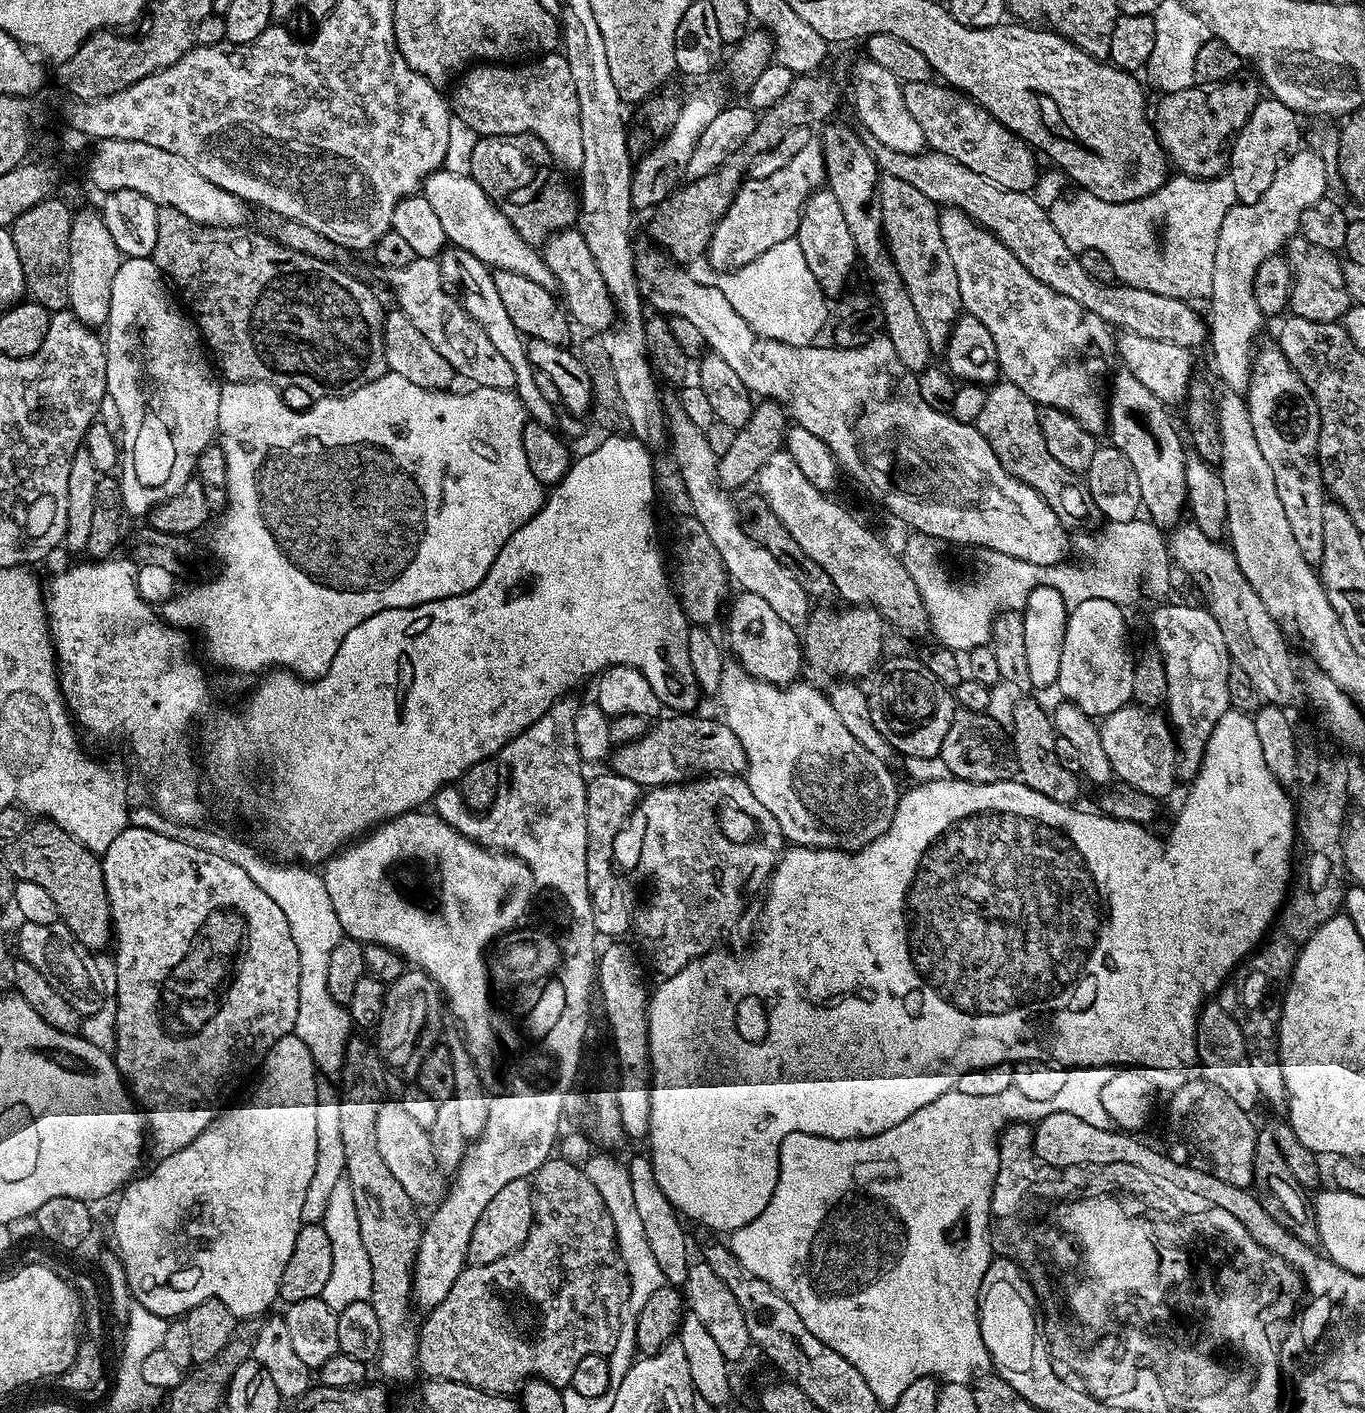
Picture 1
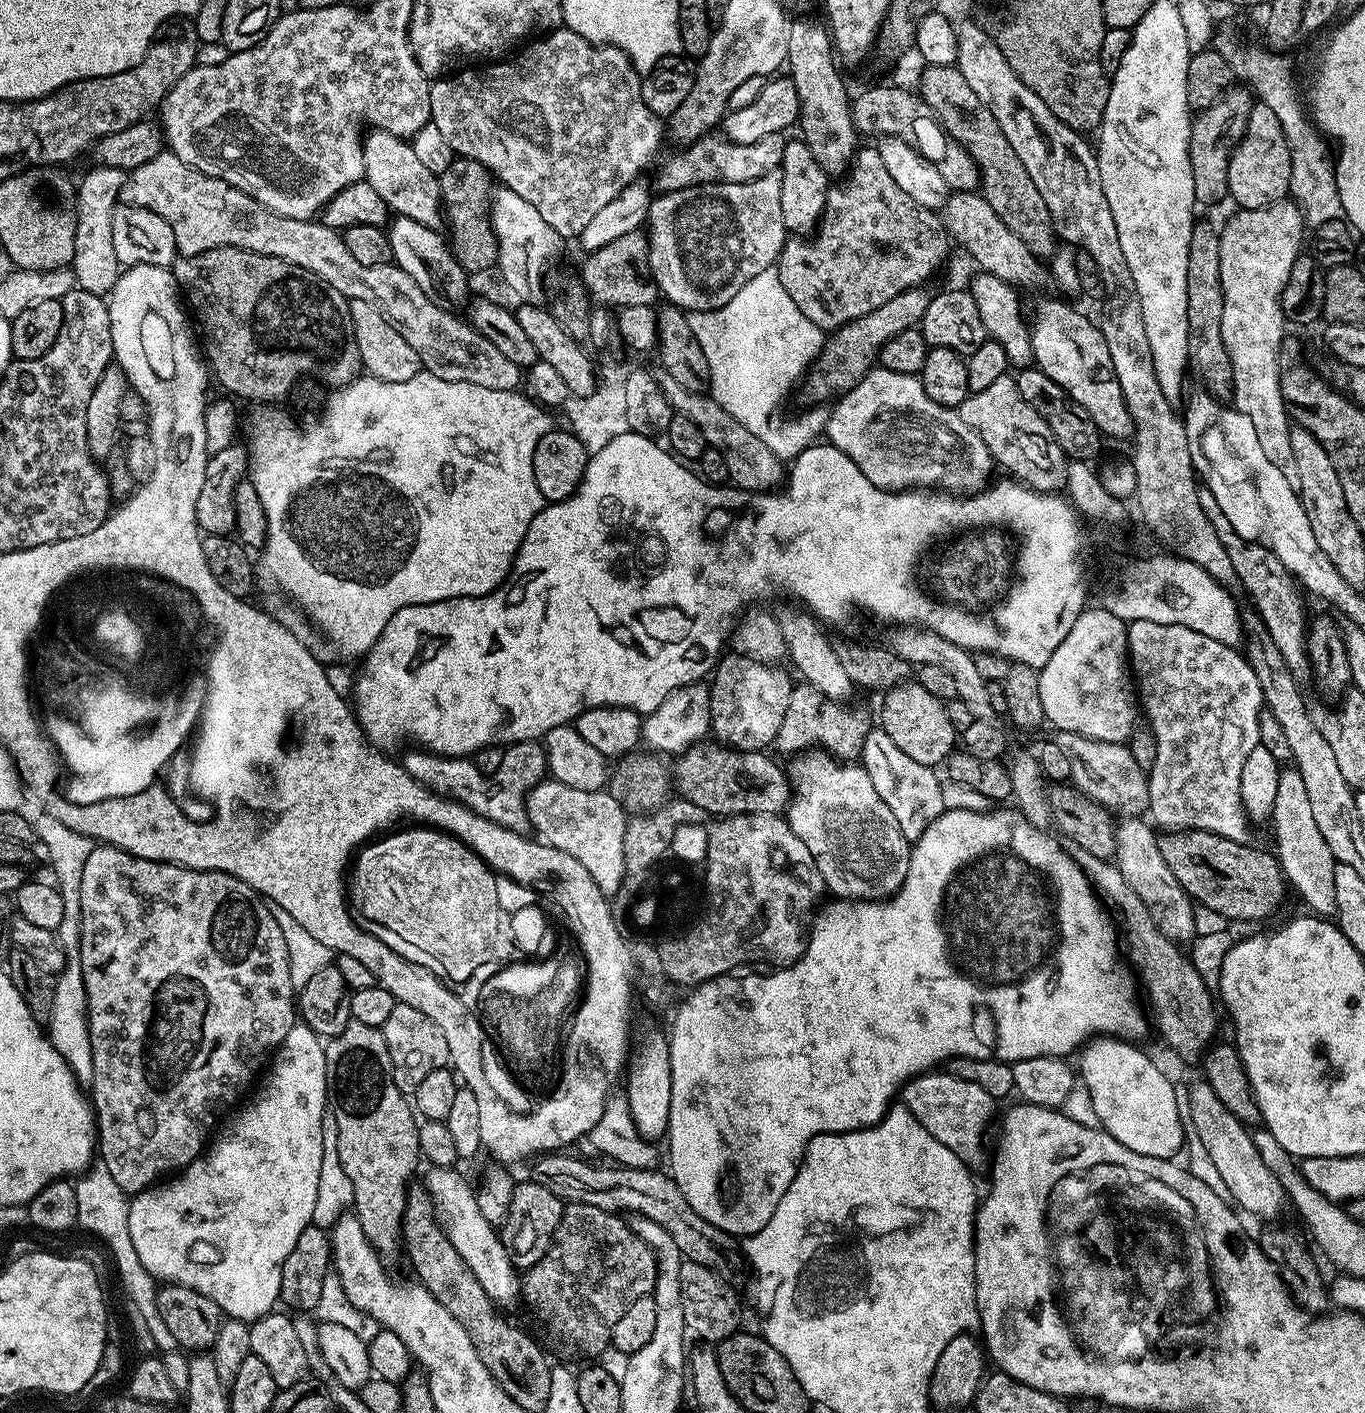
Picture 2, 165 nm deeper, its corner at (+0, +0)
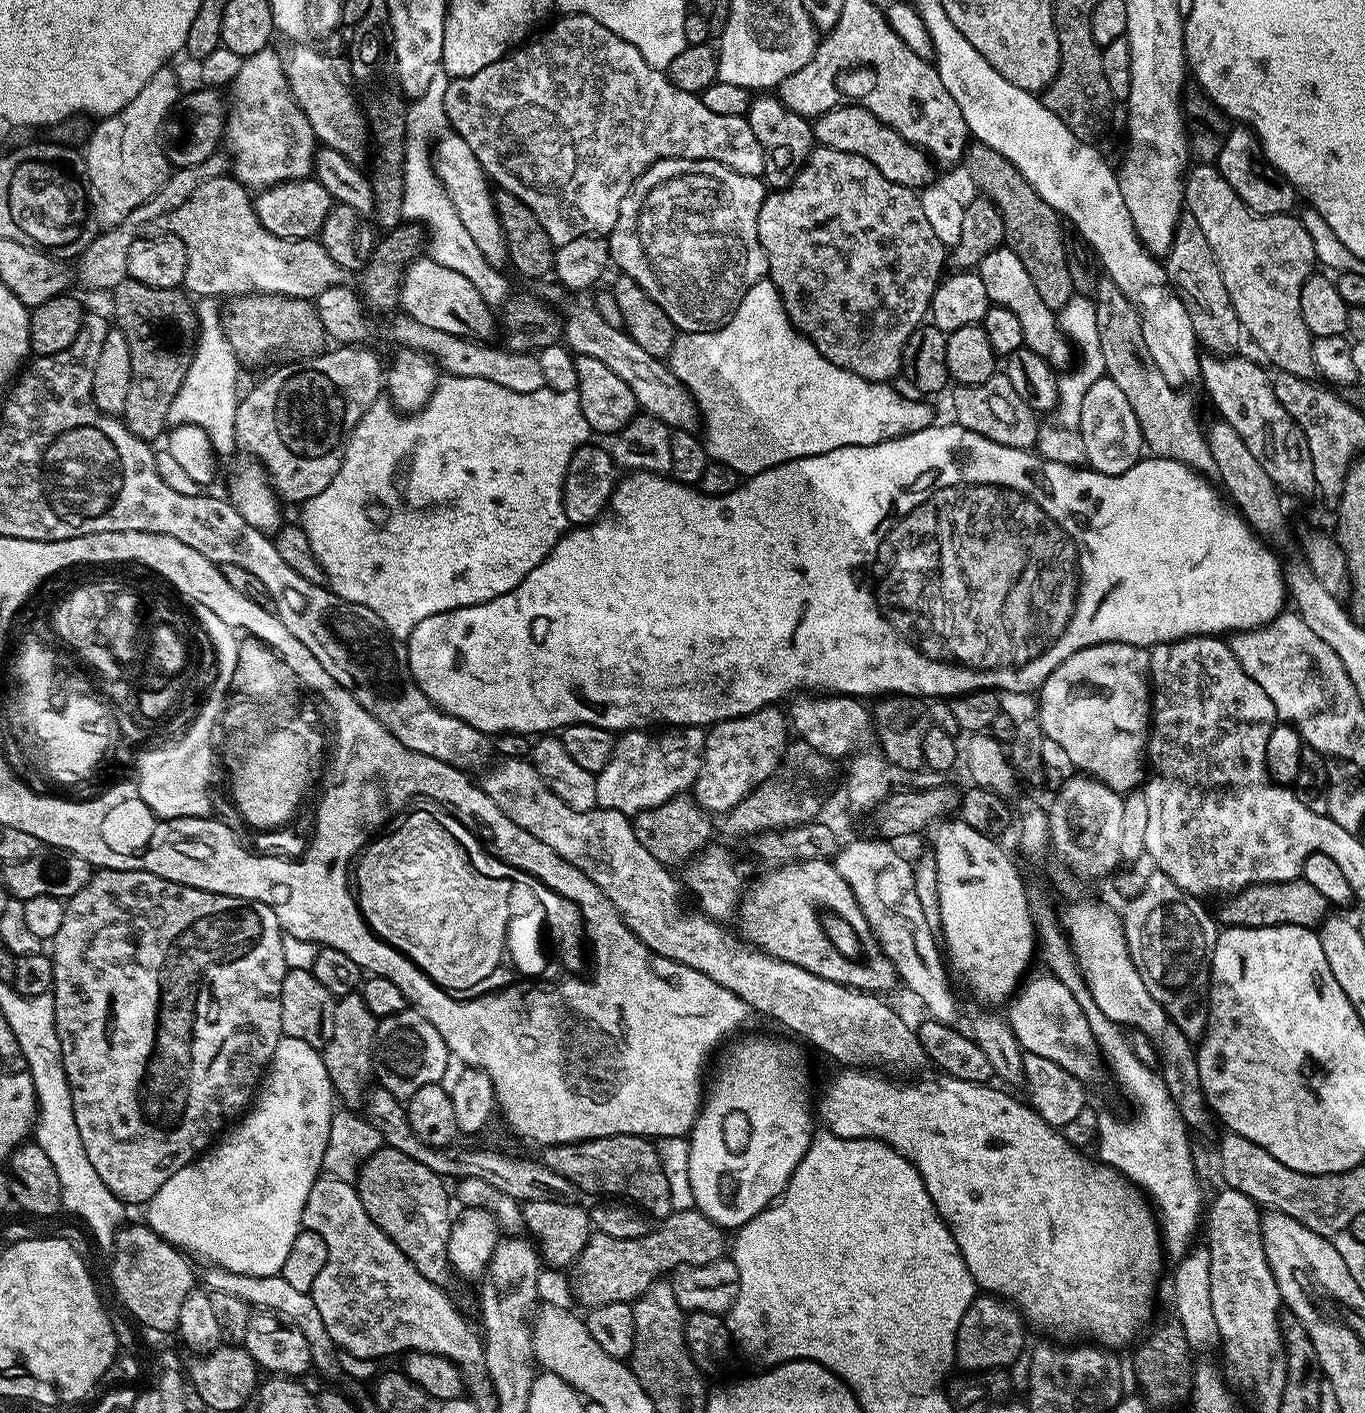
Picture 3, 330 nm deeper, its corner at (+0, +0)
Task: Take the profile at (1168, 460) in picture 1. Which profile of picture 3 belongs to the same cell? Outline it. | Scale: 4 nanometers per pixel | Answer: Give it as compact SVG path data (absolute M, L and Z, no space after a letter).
M1007 246L994 248L981 258L976 271L989 301L993 305L1010 310L1010 314L1014 314L1014 318L1022 322L1024 343L1030 351L1038 353L1053 366L1066 363L1070 344L1060 331L1057 313L1048 308L1046 302L1042 302L1042 298L1038 298L1038 290L1034 290L1034 282L1030 282L1030 274L1026 274L1026 266L1022 266L1018 254L1014 254Z

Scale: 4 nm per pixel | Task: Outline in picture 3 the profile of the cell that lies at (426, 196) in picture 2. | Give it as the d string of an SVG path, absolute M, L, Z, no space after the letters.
M296 46L293 48L296 48L292 51L290 51L288 54L287 52L283 55L282 62L283 62L283 68L284 73L287 76L287 84L288 89L291 90L291 96L295 98L297 106L299 106L300 109L306 114L306 118L310 122L310 126L312 127L312 132L314 135L316 135L317 141L321 145L327 146L329 148L333 148L334 150L338 150L341 154L343 154L347 160L351 160L353 162L360 162L360 159L364 156L364 151L369 151L370 148L370 132L368 128L366 127L366 121L364 119L364 113L362 111L361 105L358 103L358 100L355 100L354 97L352 97L352 92L350 89L347 88L346 85L343 84L342 81L340 81L340 76L338 73L336 73L336 68L334 65L331 64L330 61L327 60L326 57L323 56L320 52L315 52L312 48L300 48L304 46Z

